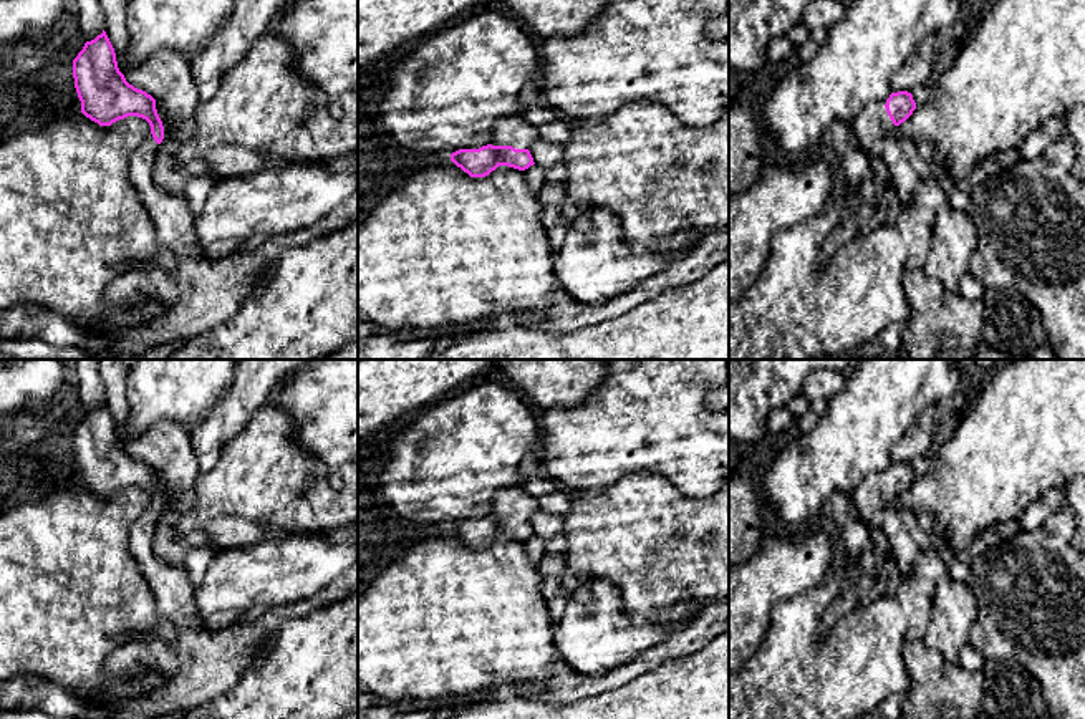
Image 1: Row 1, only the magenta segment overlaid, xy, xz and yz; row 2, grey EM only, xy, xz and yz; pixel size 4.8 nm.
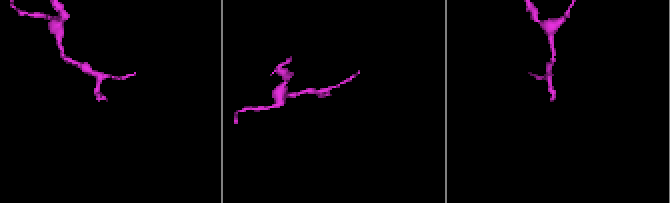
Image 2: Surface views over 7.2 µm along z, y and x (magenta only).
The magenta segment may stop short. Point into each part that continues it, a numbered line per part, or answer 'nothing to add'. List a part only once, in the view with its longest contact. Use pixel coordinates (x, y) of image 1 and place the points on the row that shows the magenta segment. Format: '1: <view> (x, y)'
1: xz (514, 131)

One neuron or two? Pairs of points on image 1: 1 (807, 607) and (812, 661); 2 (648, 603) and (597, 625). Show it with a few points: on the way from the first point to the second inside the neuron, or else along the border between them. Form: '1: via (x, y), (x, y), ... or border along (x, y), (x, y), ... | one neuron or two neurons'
1: via (807, 620), (807, 648) | one neuron
2: border along (603, 580), (617, 588), (628, 613), (665, 620) | two neurons

